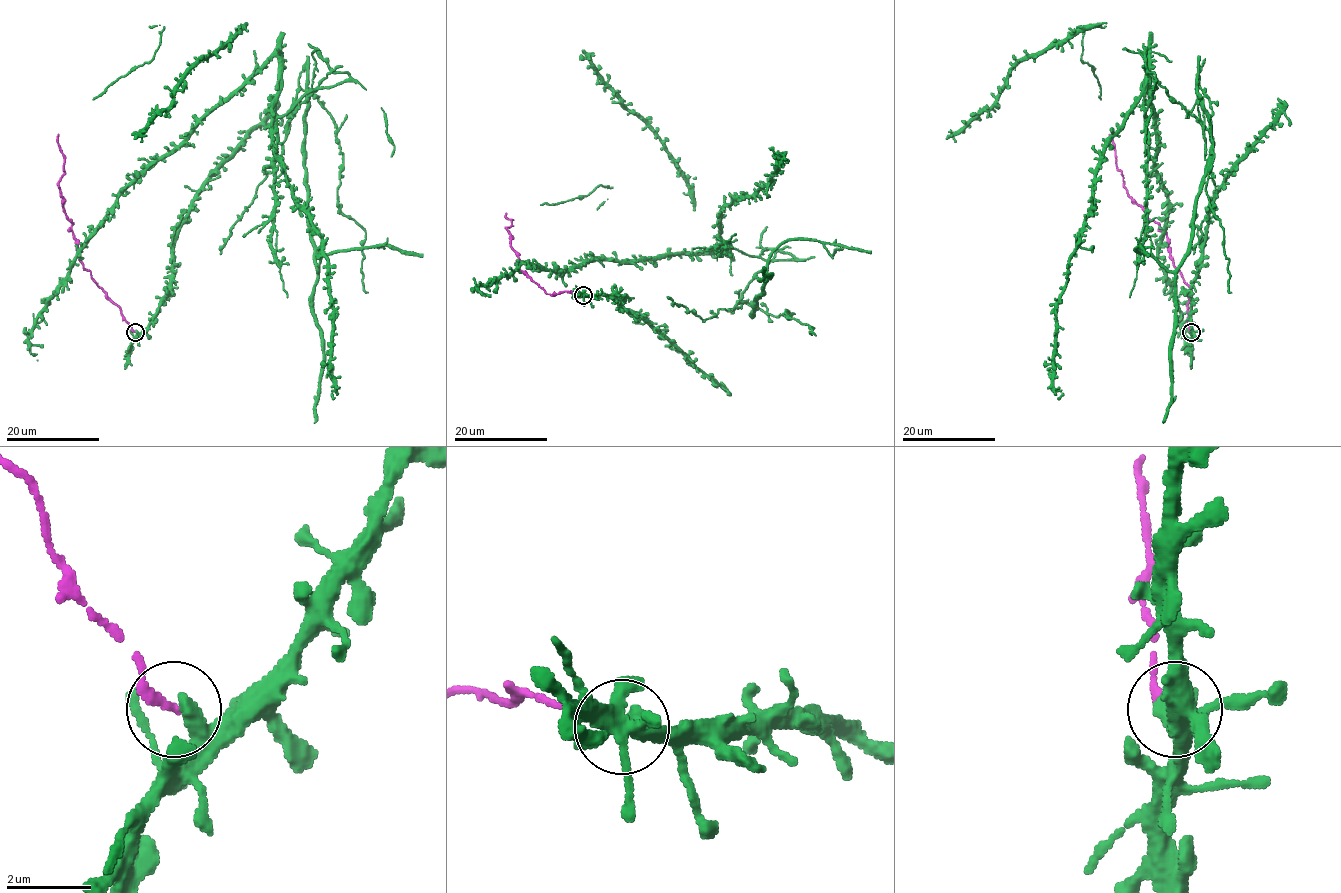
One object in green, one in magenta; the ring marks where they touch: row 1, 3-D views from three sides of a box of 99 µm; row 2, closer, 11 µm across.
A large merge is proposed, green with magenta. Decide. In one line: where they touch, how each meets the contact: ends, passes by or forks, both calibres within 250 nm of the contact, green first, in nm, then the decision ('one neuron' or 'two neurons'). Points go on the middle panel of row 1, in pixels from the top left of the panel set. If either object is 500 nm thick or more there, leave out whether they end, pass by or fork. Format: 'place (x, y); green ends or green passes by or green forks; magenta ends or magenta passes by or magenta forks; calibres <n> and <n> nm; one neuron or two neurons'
place (583, 295); green ends; magenta ends; calibres 440 and 200 nm; two neurons

